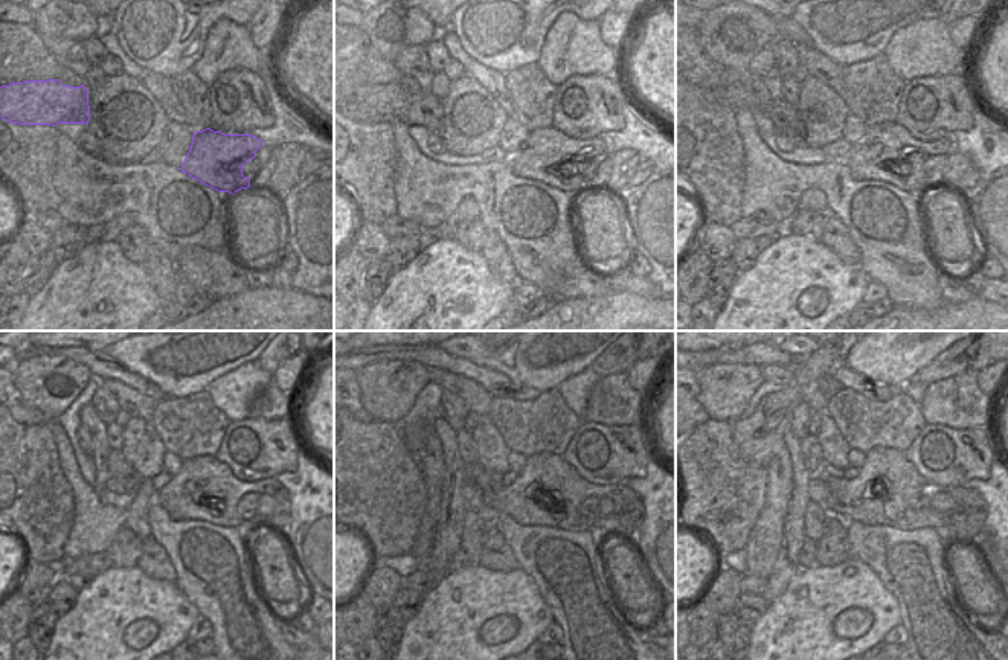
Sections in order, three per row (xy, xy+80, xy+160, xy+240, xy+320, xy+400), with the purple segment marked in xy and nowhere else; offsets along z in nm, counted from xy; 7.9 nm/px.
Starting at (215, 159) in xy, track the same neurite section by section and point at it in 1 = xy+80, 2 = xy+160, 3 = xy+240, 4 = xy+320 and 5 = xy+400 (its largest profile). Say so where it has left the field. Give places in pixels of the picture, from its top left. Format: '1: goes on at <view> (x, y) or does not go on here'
1: goes on at xy+80 (542, 156)
2: goes on at xy+160 (880, 154)
3: goes on at xy+240 (217, 491)
4: goes on at xy+320 (555, 477)
5: goes on at xy+400 (885, 468)

